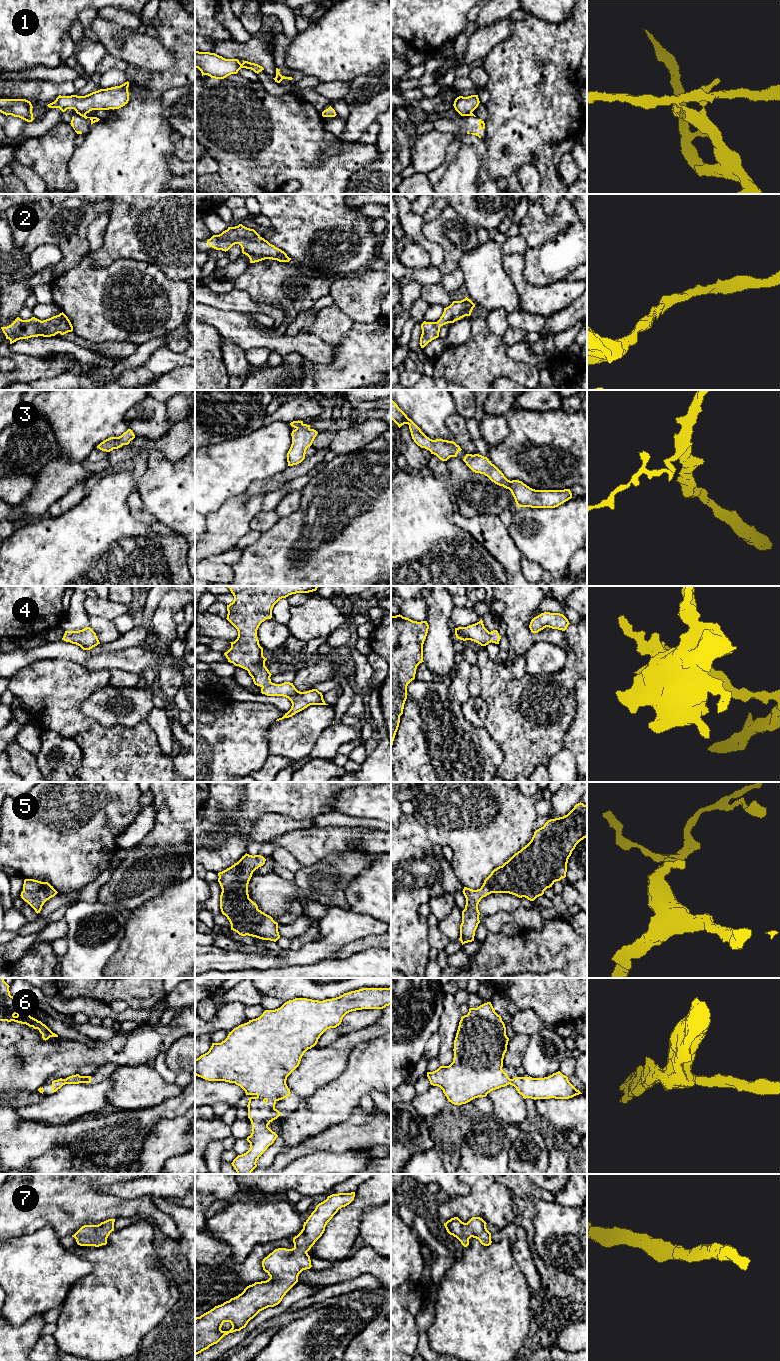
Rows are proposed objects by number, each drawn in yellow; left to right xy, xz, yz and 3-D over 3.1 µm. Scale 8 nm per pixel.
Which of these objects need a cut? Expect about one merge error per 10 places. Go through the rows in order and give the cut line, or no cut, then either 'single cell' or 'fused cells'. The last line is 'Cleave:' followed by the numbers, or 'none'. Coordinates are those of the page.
1: cut xy (80, 114), (85, 115); fused cells
2: cut none; single cell
3: cut none; single cell
4: cut none; single cell
5: cut none; single cell
6: cut none; single cell
7: cut none; single cell
Cleave: 1

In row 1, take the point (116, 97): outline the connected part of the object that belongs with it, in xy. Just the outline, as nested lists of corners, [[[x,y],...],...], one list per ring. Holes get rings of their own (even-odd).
[[[129,82],[120,86],[107,89],[100,89],[85,96],[61,96],[47,106],[49,108],[59,108],[62,112],[67,109],[74,109],[79,115],[86,115],[92,110],[119,109],[129,101]]]

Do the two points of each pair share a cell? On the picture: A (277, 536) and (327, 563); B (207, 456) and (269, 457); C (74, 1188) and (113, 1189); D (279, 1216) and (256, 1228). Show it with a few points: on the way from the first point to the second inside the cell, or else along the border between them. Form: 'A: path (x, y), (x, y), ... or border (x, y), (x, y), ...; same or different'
A: path (291, 545), (309, 546), (318, 549); same
B: path (222, 457), (254, 457); same
C: border (98, 1189), (103, 1193), (113, 1194), (121, 1198); different
D: path (273, 1218), (262, 1222); same

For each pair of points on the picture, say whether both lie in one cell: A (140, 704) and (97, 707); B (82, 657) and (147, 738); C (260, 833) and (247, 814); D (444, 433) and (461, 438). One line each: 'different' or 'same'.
A: same
B: different
C: different
D: different

